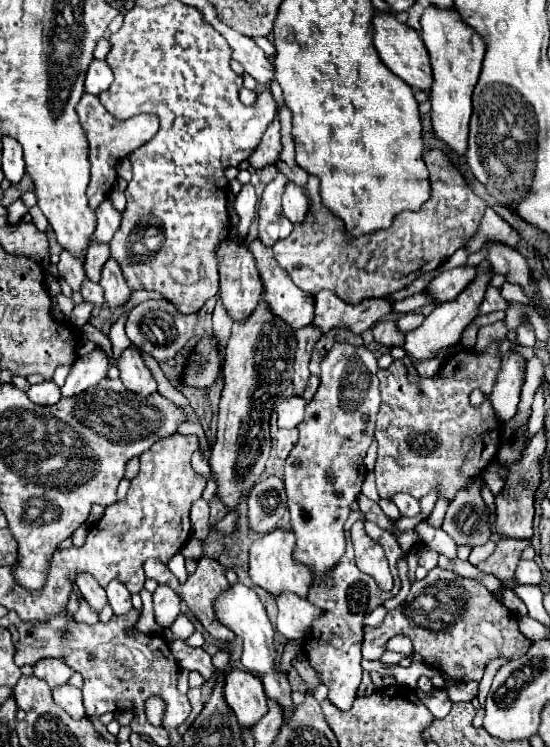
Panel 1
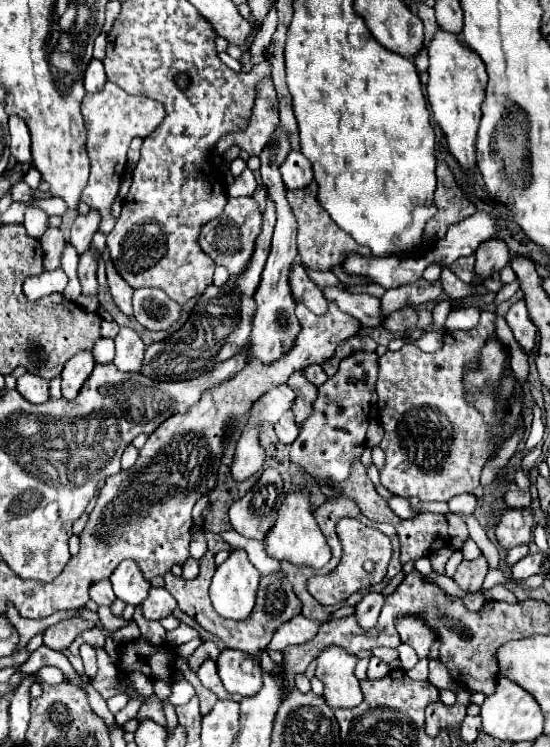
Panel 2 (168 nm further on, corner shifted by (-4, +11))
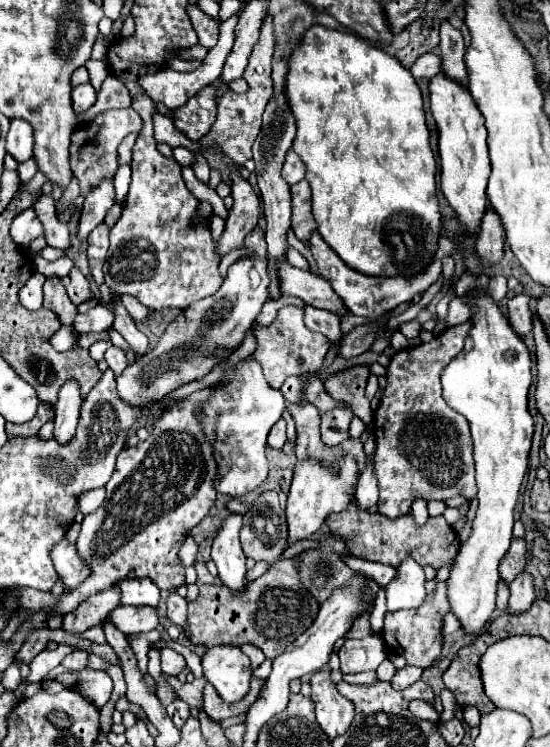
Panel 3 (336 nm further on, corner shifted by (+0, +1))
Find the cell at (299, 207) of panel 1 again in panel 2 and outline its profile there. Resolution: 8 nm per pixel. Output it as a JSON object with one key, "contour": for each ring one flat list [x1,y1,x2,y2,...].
{"contour":[[290,151,280,167,286,189,304,189,312,179,312,165,300,151]]}

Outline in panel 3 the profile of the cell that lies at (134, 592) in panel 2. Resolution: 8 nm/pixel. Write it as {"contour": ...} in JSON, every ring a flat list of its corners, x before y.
{"contour":[[120,579,120,603,122,605,150,605,156,607,160,601,160,589,148,579]]}

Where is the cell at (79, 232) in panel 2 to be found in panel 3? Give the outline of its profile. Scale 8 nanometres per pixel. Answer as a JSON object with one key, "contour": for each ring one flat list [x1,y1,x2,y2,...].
{"contour":[[102,183,88,199,84,199,84,207,80,213,80,223,78,223,78,237,84,241,88,235,94,231,96,225,100,225,108,213,108,209,114,205,114,185,112,183]]}

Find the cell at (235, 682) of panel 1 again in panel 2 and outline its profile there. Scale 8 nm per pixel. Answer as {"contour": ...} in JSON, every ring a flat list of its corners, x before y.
{"contour":[[222,649,216,659,218,675,228,693,252,697,262,687,260,661,240,649]]}

